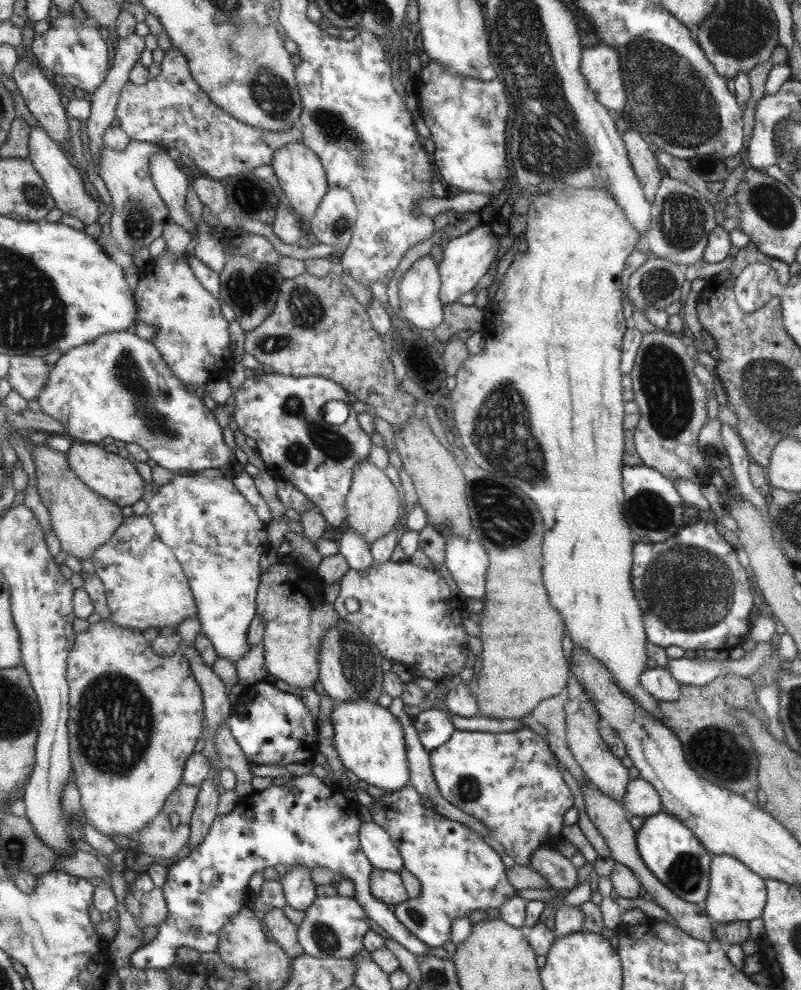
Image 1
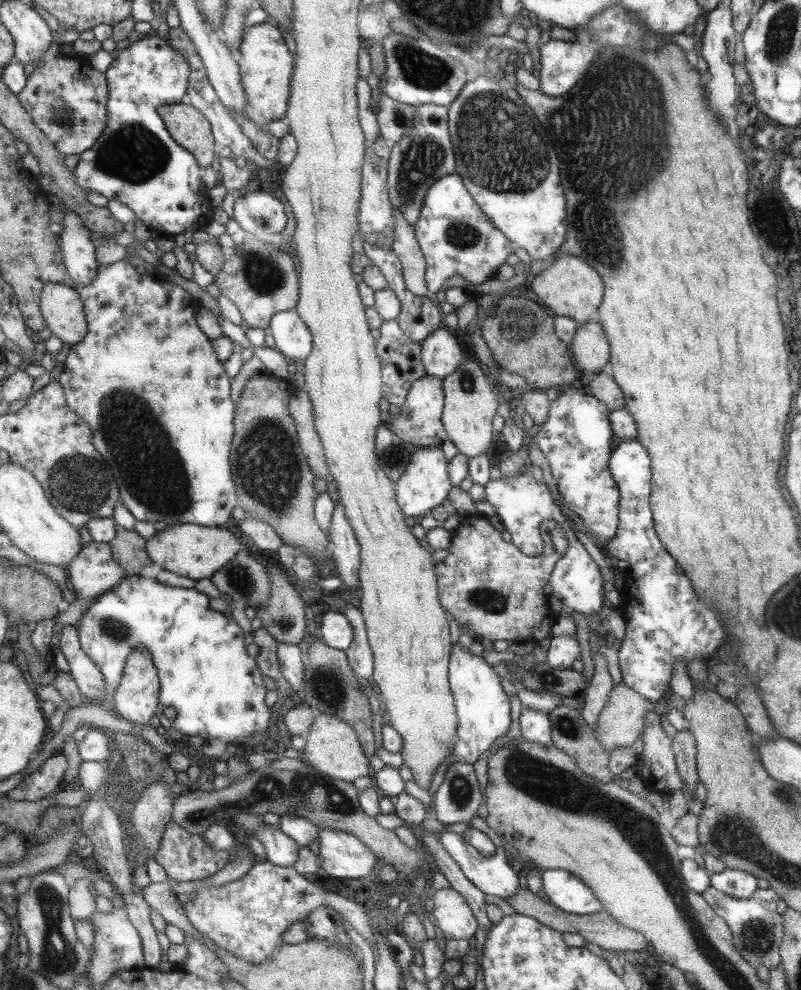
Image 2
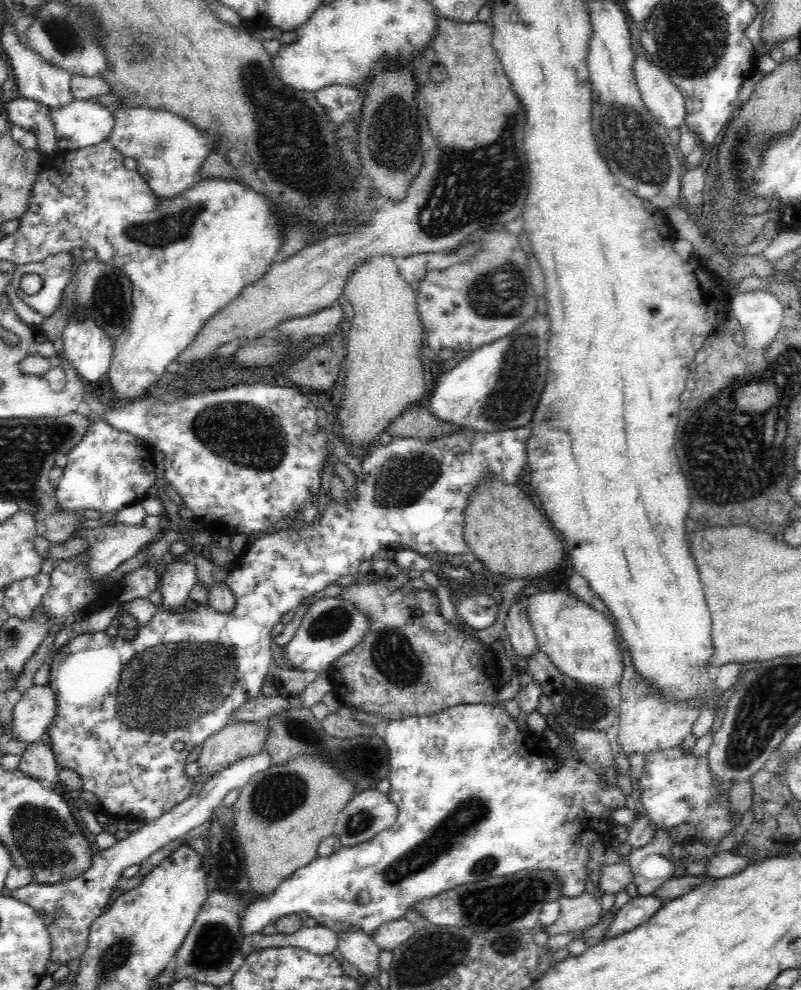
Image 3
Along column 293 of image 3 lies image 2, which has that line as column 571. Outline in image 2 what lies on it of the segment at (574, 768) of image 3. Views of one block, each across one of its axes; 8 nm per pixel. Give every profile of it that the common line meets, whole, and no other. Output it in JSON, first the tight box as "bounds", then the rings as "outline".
{"bounds":[541,870,603,915],"outline":[[[545,870],[541,873],[542,890],[549,903],[559,910],[575,915],[590,915],[603,910],[603,904],[591,888],[573,874],[563,870]]]}

